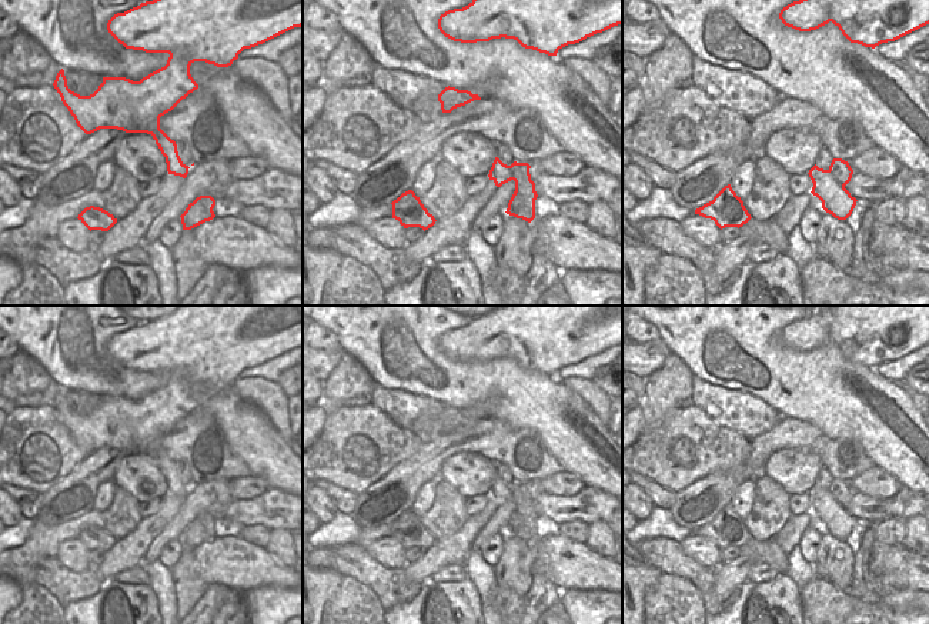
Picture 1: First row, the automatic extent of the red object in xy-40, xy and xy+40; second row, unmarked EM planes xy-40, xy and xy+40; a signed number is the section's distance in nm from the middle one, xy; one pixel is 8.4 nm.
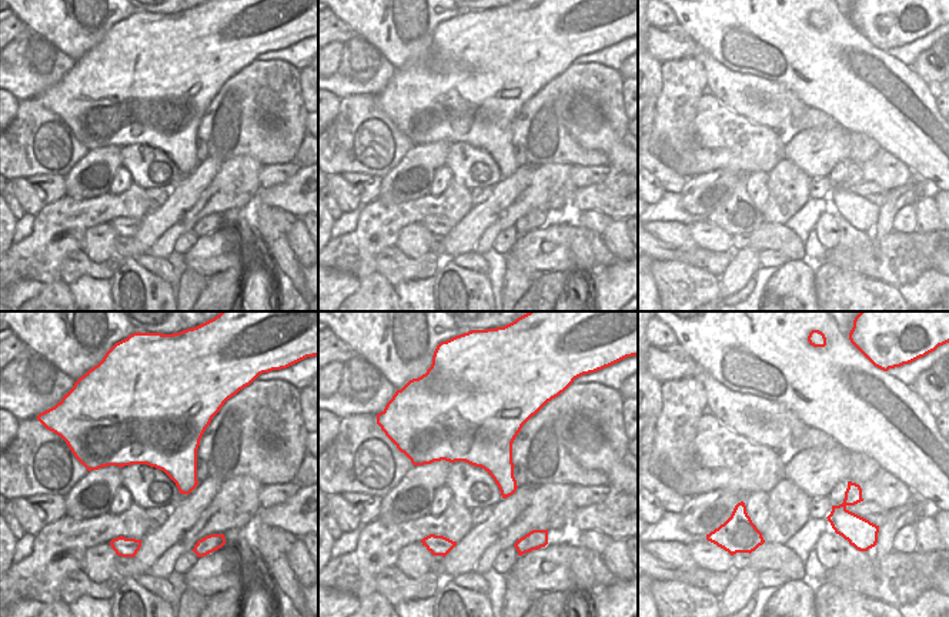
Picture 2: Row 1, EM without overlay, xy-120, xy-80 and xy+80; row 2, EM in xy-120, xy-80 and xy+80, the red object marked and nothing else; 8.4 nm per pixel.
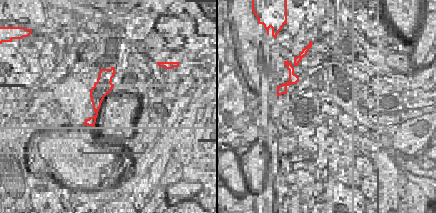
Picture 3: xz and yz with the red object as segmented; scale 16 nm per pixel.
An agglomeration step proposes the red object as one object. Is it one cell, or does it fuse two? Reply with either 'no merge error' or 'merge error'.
merge error

